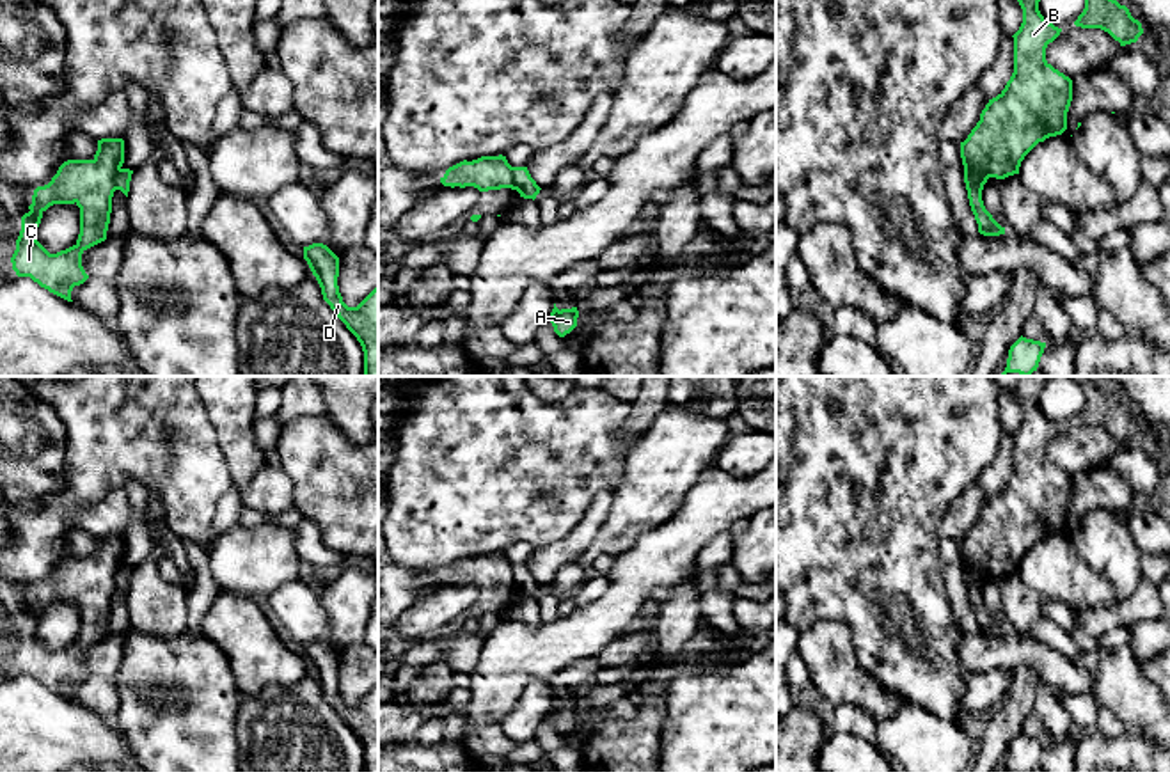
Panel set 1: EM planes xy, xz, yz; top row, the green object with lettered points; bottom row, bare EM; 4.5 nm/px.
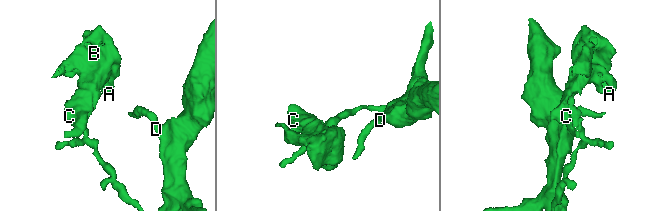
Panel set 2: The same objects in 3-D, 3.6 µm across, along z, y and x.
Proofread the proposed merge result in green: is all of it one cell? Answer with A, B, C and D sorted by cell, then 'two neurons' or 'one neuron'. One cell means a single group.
groups A B C / D; two neurons

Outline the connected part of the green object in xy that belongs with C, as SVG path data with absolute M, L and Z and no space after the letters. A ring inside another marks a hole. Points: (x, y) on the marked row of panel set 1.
M101 138L92 160L64 161L48 185L34 190L30 211L21 217L21 231L11 257L18 277L30 277L50 293L73 302L73 288L89 279L82 266L82 254L107 240L115 176L123 163L124 140ZM53 204L80 208L78 240L57 254L50 254L37 241L43 213Z

